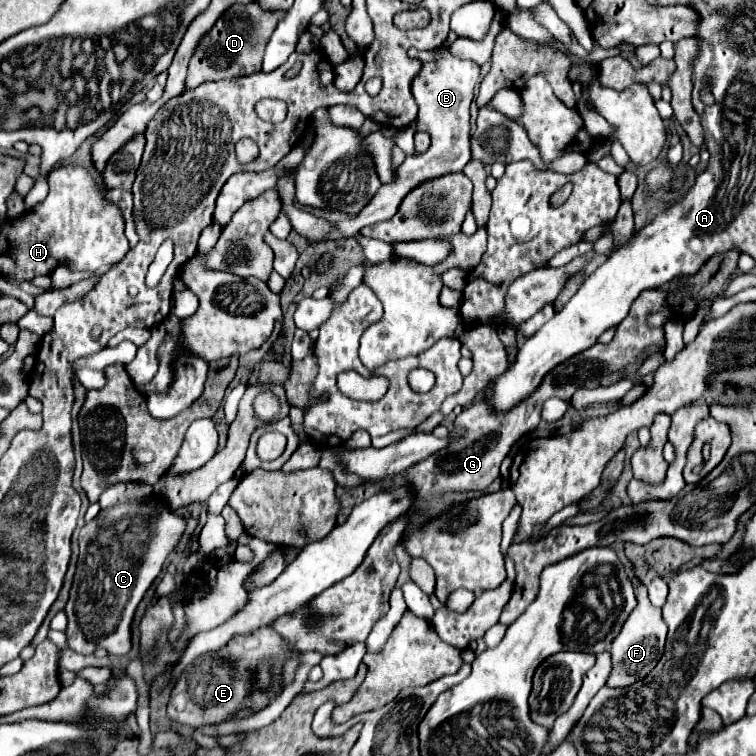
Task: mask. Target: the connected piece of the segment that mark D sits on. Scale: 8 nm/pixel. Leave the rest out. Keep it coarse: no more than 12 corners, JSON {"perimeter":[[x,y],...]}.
{"perimeter":[[228,8],[198,42],[186,90],[262,68],[282,12]]}

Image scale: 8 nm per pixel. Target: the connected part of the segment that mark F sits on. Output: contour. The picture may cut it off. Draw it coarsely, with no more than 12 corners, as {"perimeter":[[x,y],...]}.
{"perimeter":[[644,584],[612,642],[610,688],[642,680],[664,652],[668,626]]}

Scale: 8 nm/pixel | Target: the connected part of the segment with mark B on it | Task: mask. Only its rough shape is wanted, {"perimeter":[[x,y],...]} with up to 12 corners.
{"perimeter":[[452,54],[412,80],[416,130],[432,144],[408,156],[362,212],[334,222],[344,240],[396,214],[412,186],[462,172],[480,68]]}

